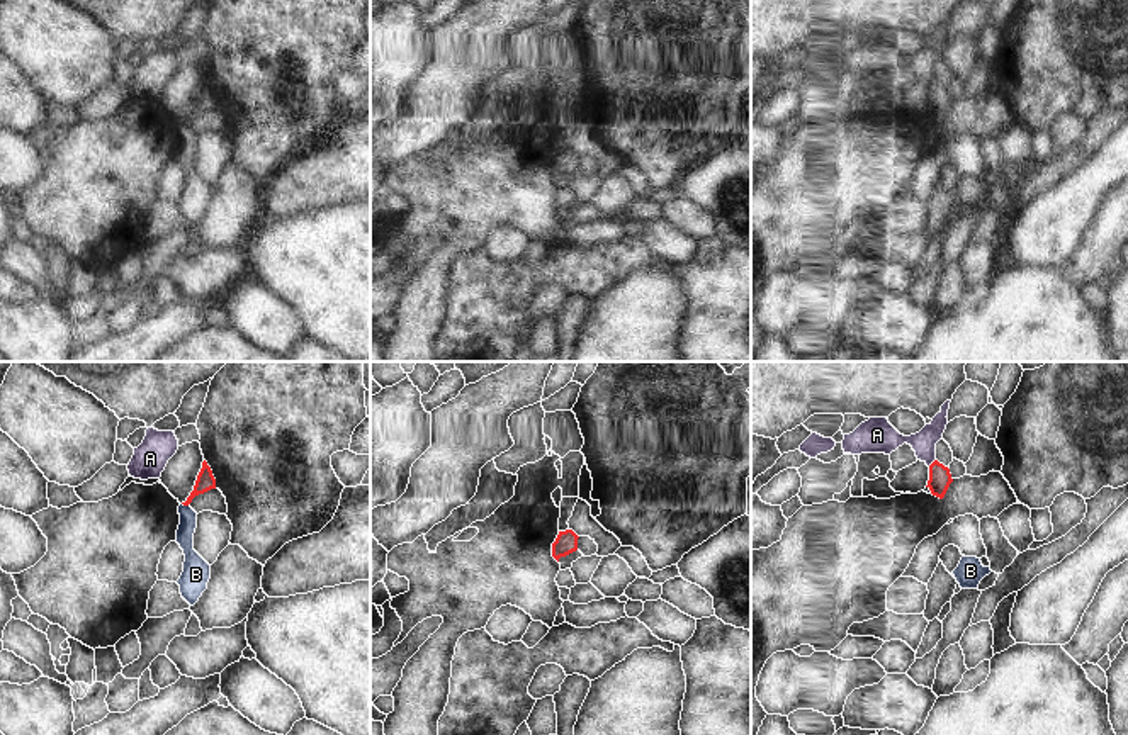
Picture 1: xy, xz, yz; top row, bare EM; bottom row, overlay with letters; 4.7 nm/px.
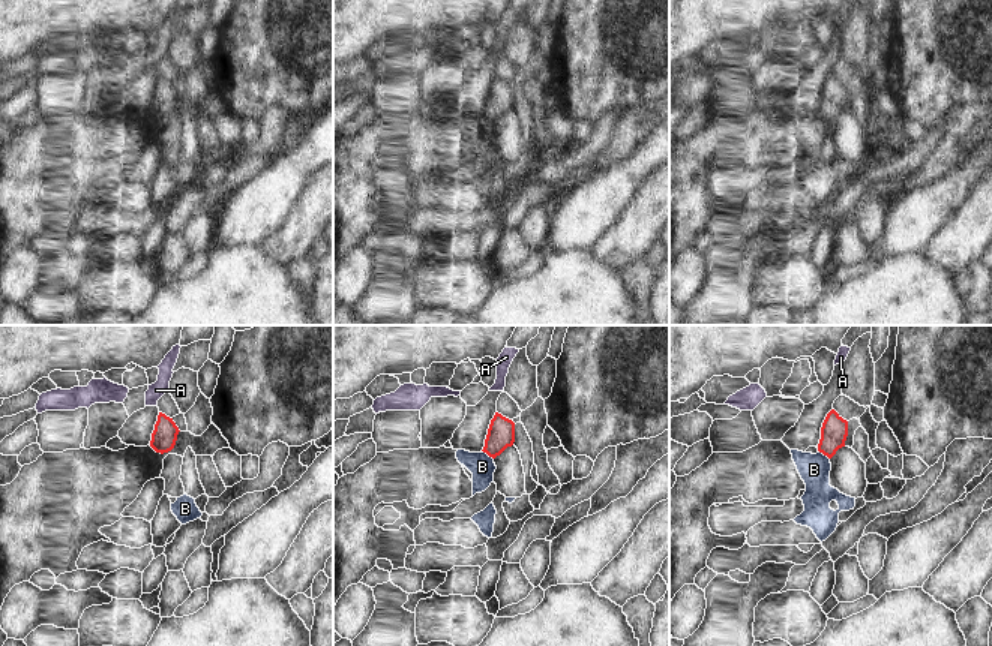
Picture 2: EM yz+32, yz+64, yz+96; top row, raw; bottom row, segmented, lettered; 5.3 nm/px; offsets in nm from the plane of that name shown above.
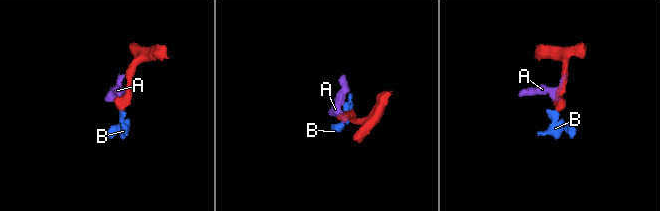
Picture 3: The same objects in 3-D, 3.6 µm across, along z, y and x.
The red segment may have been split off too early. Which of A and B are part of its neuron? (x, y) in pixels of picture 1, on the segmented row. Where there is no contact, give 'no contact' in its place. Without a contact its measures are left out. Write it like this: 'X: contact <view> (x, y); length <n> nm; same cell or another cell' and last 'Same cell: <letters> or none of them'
A: contact yz (933, 462); length 50 nm; another cell
B: contact xy (186, 504); length 40 nm; another cell
Same cell: none of them

